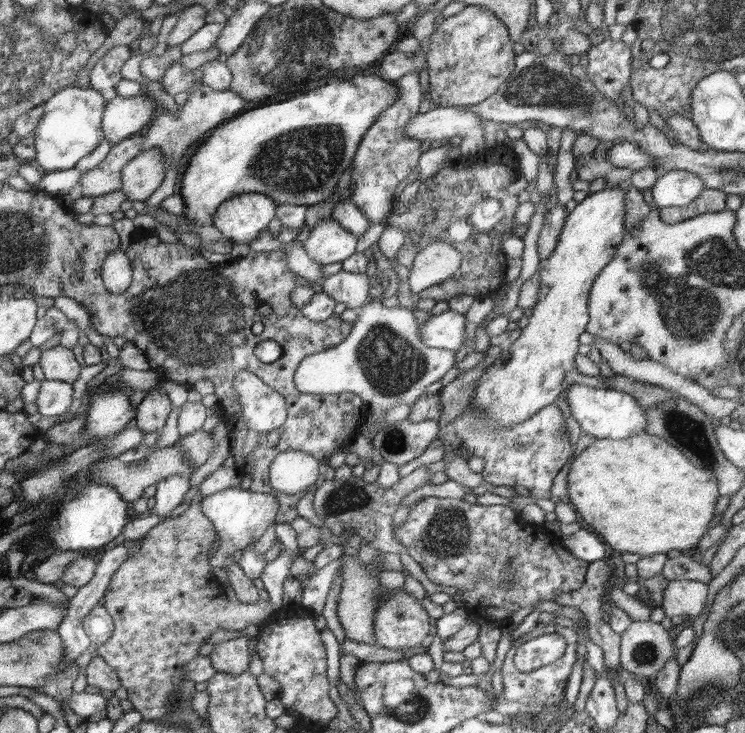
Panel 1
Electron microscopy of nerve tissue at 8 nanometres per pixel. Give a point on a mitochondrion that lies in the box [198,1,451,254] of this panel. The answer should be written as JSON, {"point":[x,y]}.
{"point":[290,42]}

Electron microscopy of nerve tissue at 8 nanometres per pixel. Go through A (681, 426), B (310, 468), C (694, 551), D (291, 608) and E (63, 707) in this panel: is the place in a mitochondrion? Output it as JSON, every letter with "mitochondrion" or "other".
{"A":"mitochondrion","B":"other","C":"other","D":"other","E":"other"}

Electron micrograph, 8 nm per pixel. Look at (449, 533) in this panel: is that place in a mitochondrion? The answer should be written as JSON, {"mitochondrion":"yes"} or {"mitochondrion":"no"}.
{"mitochondrion":"yes"}

